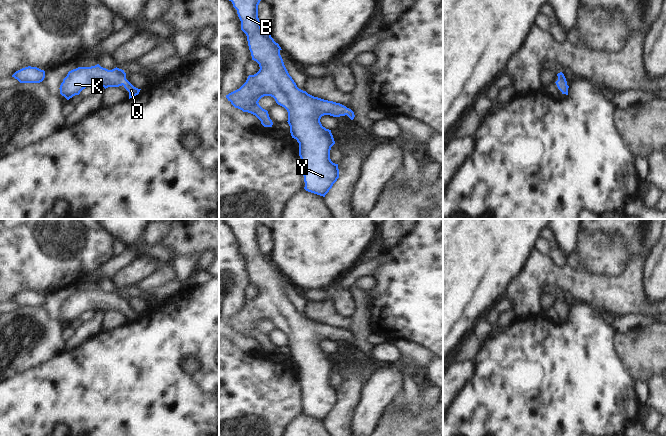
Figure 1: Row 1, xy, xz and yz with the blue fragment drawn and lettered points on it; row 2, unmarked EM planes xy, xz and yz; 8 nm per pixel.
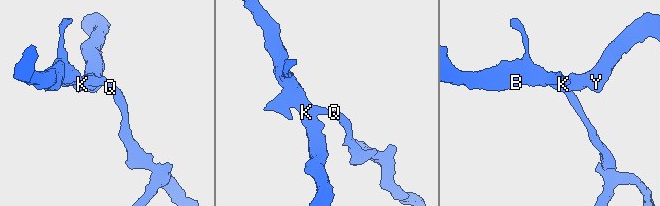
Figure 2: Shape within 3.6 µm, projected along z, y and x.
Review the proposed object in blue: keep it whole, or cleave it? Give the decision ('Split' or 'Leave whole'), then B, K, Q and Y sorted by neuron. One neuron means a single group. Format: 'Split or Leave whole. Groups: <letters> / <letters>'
Leave whole. Groups: B K Q Y

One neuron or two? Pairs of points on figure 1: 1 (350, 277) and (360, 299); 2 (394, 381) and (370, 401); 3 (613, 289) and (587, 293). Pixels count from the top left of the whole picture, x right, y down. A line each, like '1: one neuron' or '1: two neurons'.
1: two neurons
2: one neuron
3: one neuron

